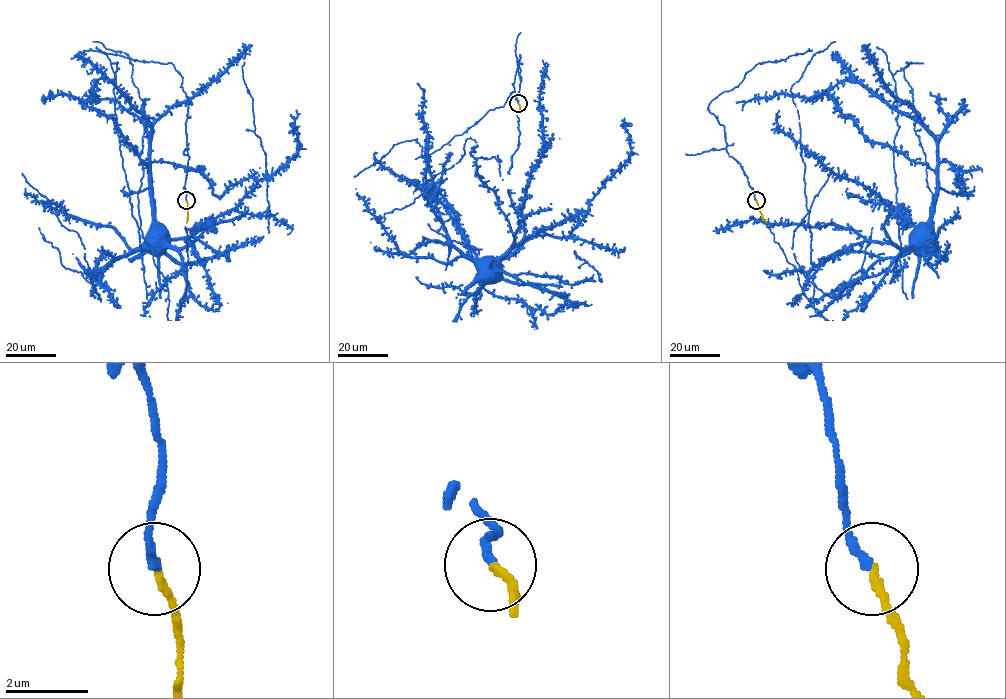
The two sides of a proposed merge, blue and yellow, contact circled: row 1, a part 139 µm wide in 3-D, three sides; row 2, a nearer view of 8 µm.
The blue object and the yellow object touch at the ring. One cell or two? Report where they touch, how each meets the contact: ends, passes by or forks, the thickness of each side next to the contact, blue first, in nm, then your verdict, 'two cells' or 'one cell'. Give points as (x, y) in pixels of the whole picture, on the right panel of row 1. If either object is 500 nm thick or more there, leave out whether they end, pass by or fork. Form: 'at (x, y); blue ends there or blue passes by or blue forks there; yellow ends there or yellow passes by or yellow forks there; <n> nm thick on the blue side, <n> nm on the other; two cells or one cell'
at (756, 200); blue ends there; yellow ends there; 220 nm thick on the blue side, 190 nm on the other; one cell

